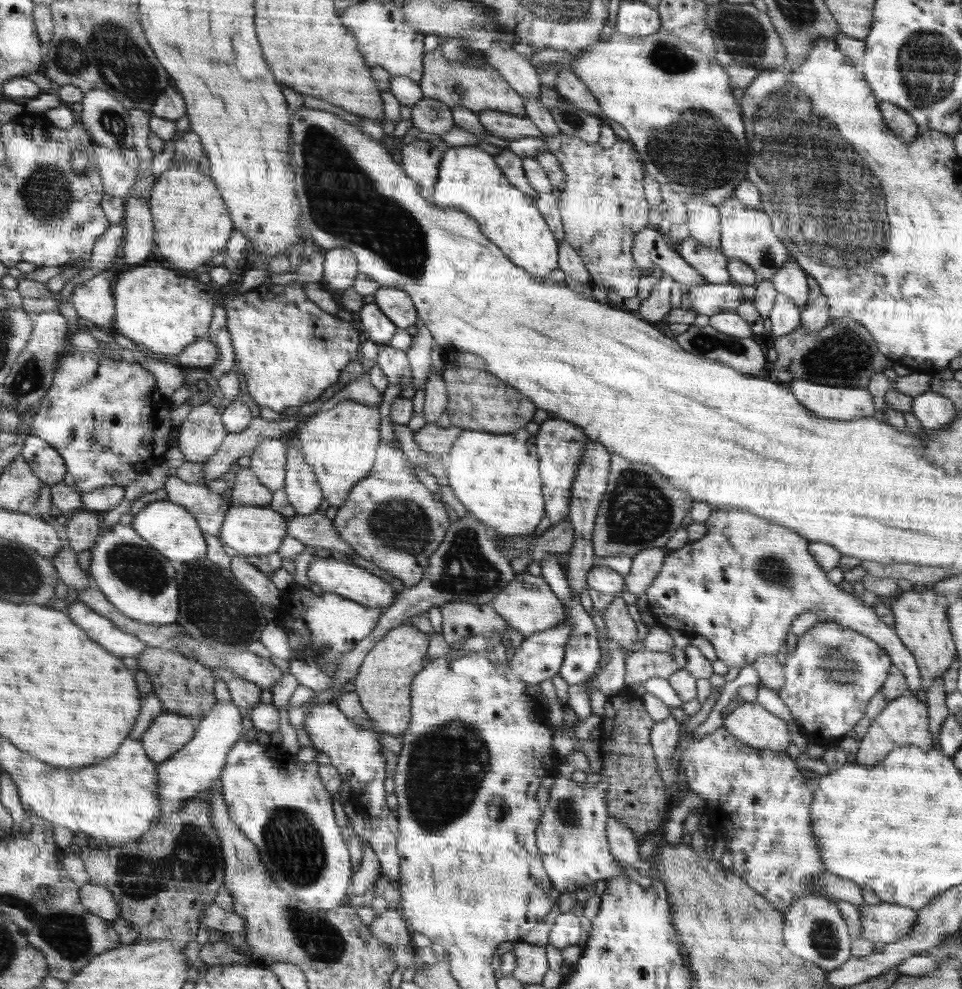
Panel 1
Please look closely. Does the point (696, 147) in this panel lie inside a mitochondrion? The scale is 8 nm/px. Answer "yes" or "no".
yes

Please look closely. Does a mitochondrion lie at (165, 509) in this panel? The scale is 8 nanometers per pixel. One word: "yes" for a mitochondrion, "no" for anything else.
no

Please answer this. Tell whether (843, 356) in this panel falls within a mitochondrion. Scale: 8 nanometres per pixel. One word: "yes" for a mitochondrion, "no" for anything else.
yes

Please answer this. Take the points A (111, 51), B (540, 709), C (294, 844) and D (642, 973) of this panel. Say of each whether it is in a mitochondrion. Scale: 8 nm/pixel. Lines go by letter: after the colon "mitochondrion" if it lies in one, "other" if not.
A: mitochondrion
B: other
C: mitochondrion
D: other

